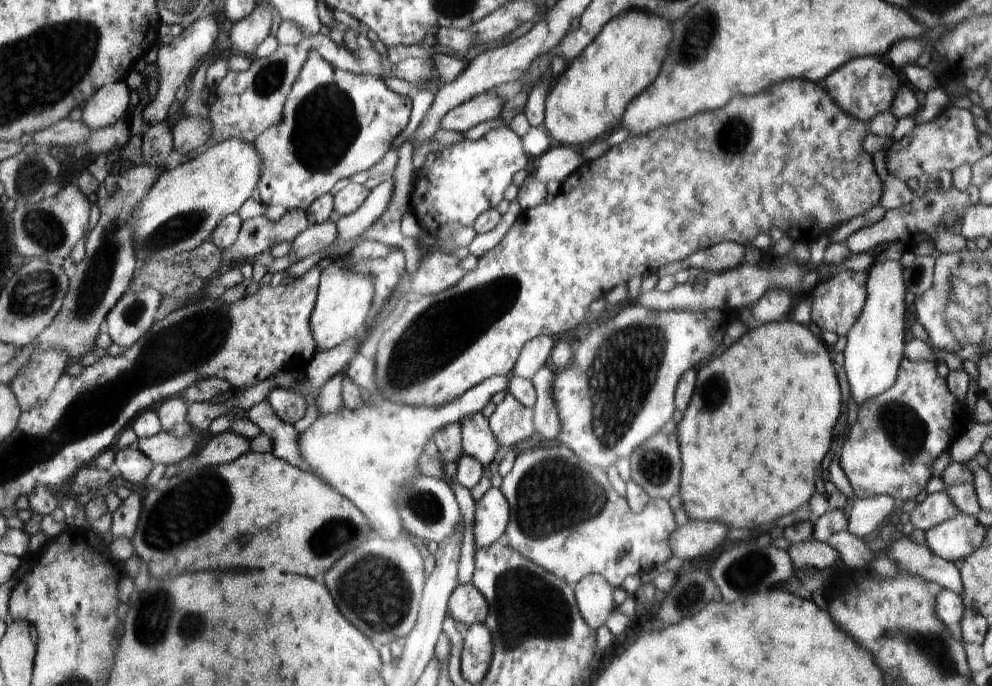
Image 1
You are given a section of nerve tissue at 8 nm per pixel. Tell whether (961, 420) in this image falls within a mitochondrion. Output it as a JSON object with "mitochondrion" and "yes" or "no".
{"mitochondrion":"no"}

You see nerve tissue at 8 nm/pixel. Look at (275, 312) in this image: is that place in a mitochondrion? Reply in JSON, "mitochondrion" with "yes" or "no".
{"mitochondrion":"no"}

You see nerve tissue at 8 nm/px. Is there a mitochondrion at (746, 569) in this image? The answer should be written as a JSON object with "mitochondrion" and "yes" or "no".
{"mitochondrion":"yes"}

